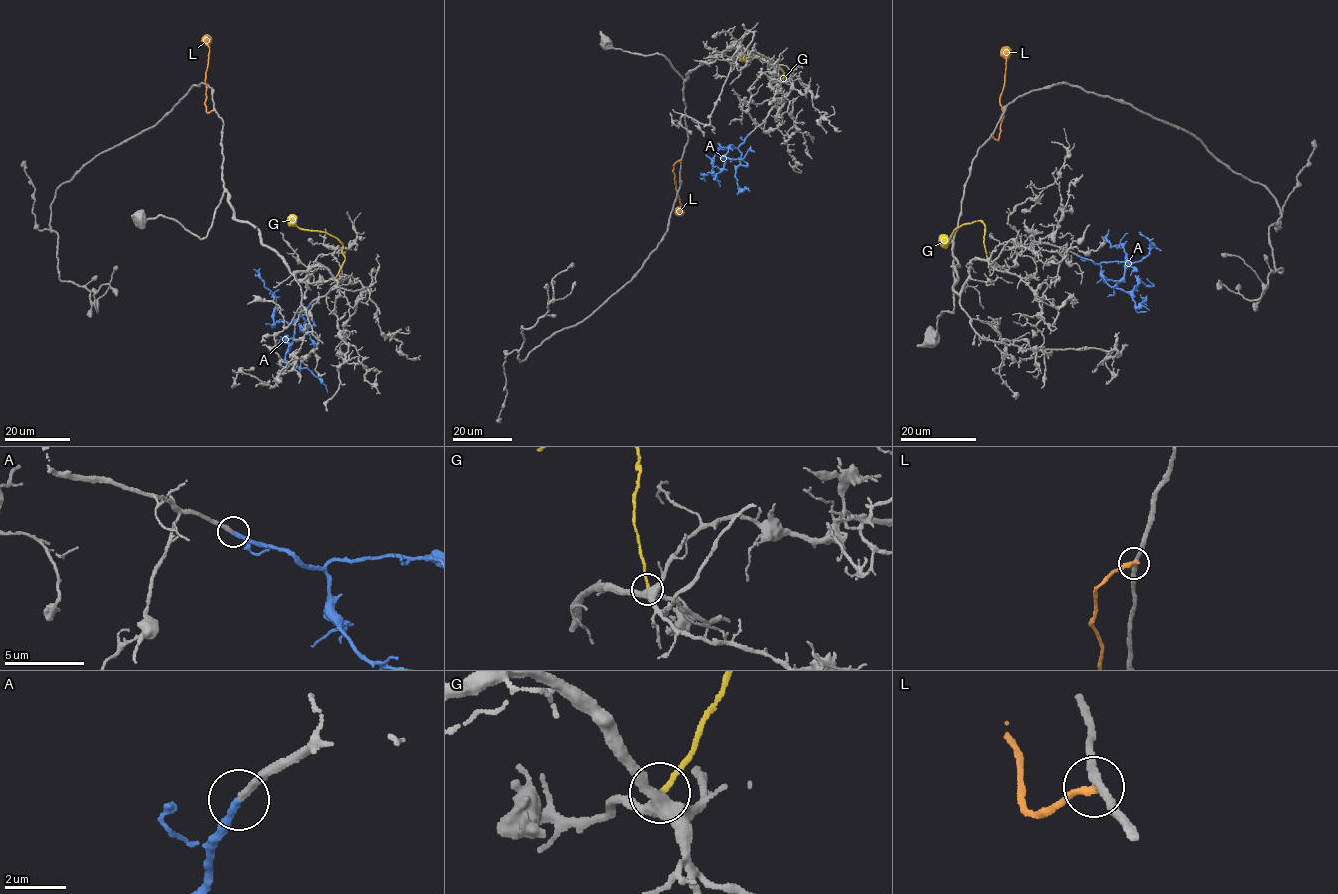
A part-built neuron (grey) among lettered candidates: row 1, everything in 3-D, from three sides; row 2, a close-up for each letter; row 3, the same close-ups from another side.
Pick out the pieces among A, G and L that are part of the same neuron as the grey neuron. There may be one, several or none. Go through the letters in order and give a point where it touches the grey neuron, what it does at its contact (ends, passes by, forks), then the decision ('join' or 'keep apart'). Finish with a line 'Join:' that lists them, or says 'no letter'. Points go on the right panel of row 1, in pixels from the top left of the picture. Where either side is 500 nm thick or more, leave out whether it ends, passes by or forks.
A: contact (1078, 255); it ends; join
G: contact (987, 259); it ends; keep apart
L: contact (992, 136); it ends; keep apart
Join: A

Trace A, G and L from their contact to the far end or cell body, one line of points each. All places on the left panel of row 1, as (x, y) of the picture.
A: (310, 304), (306, 313), (287, 323), (278, 321), (275, 324), (275, 297), (253, 269)
G: (335, 277), (345, 260), (342, 244), (324, 232), (301, 230), (290, 214)
L: (214, 110), (207, 112), (204, 104), (210, 50), (206, 35)

